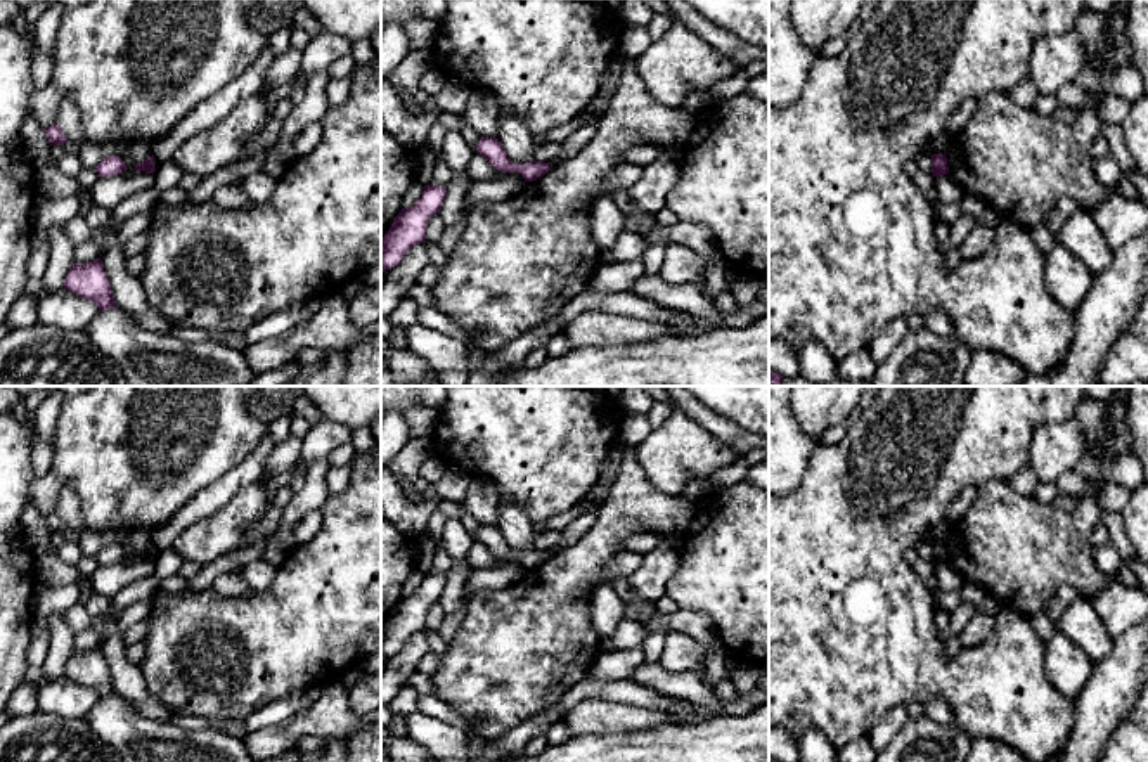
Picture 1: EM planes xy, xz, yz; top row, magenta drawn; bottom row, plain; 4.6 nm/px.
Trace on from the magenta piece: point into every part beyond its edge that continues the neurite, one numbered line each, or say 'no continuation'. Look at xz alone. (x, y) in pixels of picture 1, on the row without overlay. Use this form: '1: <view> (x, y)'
no continuation

